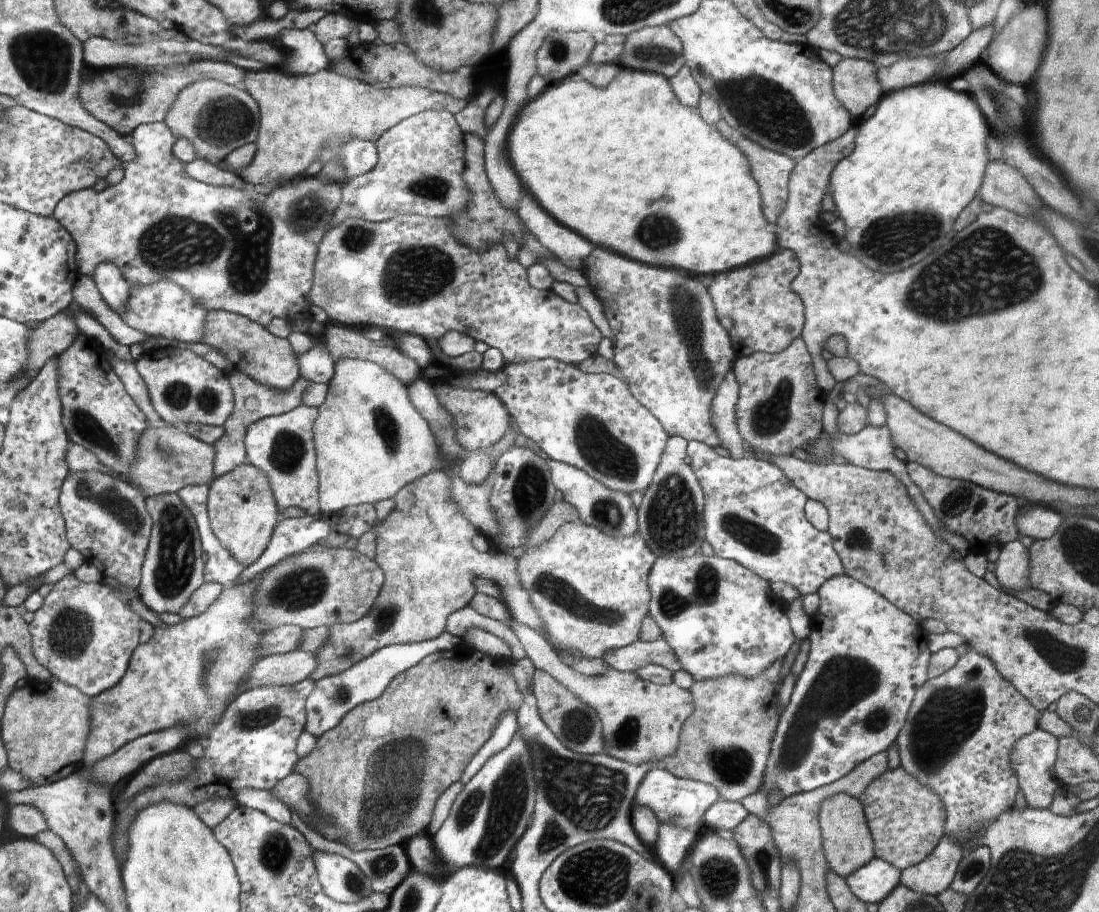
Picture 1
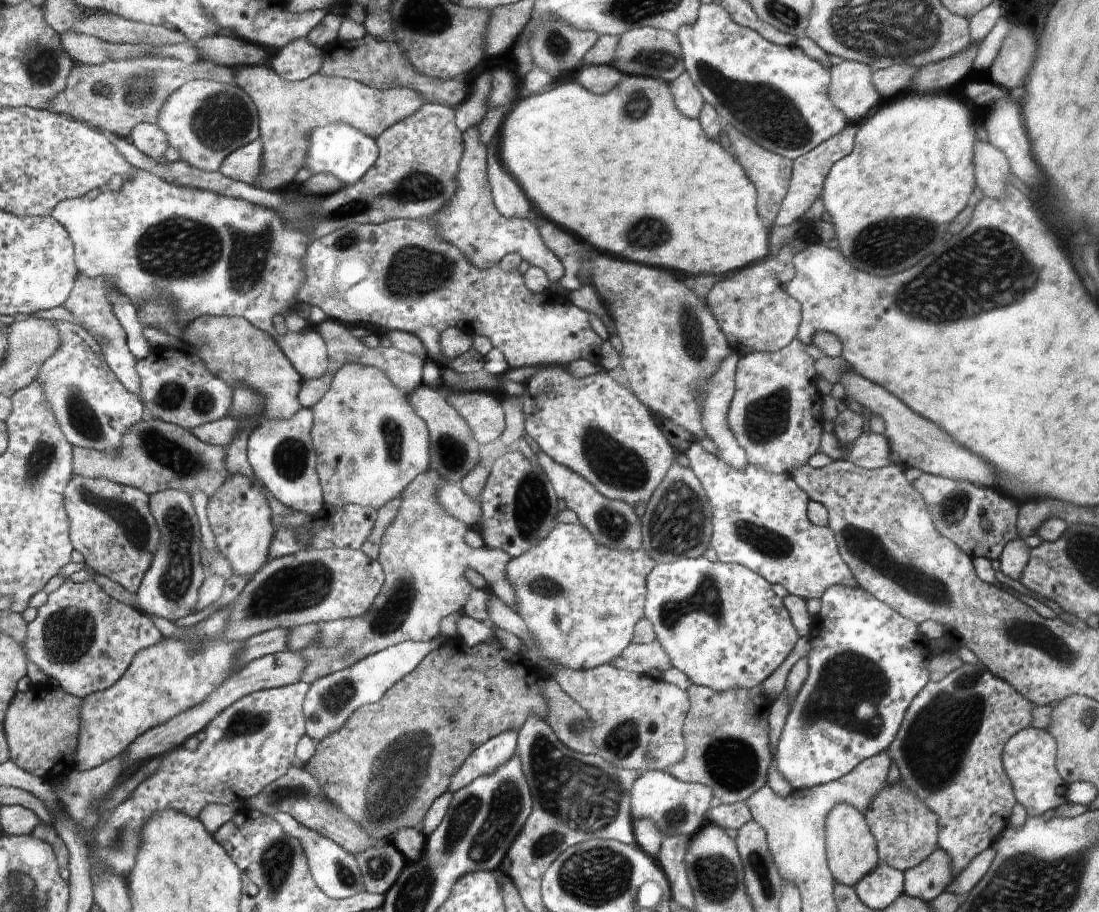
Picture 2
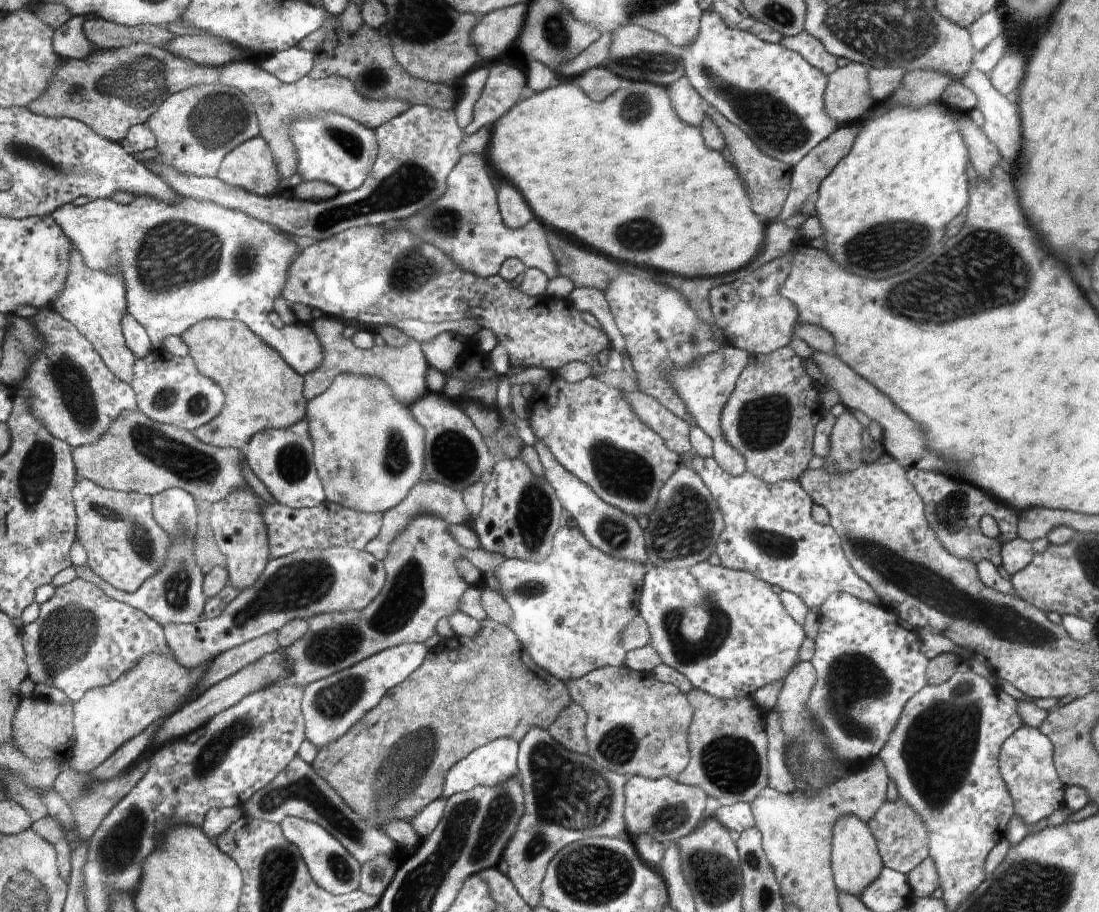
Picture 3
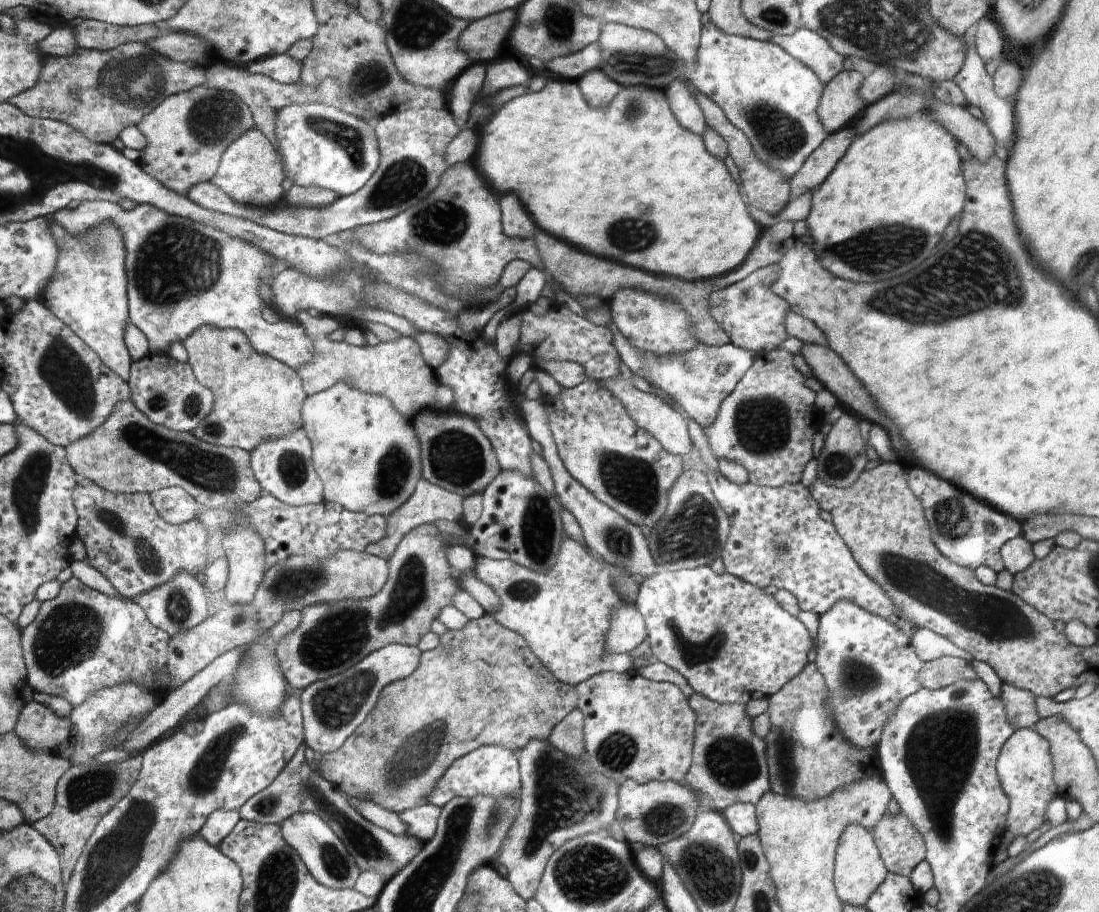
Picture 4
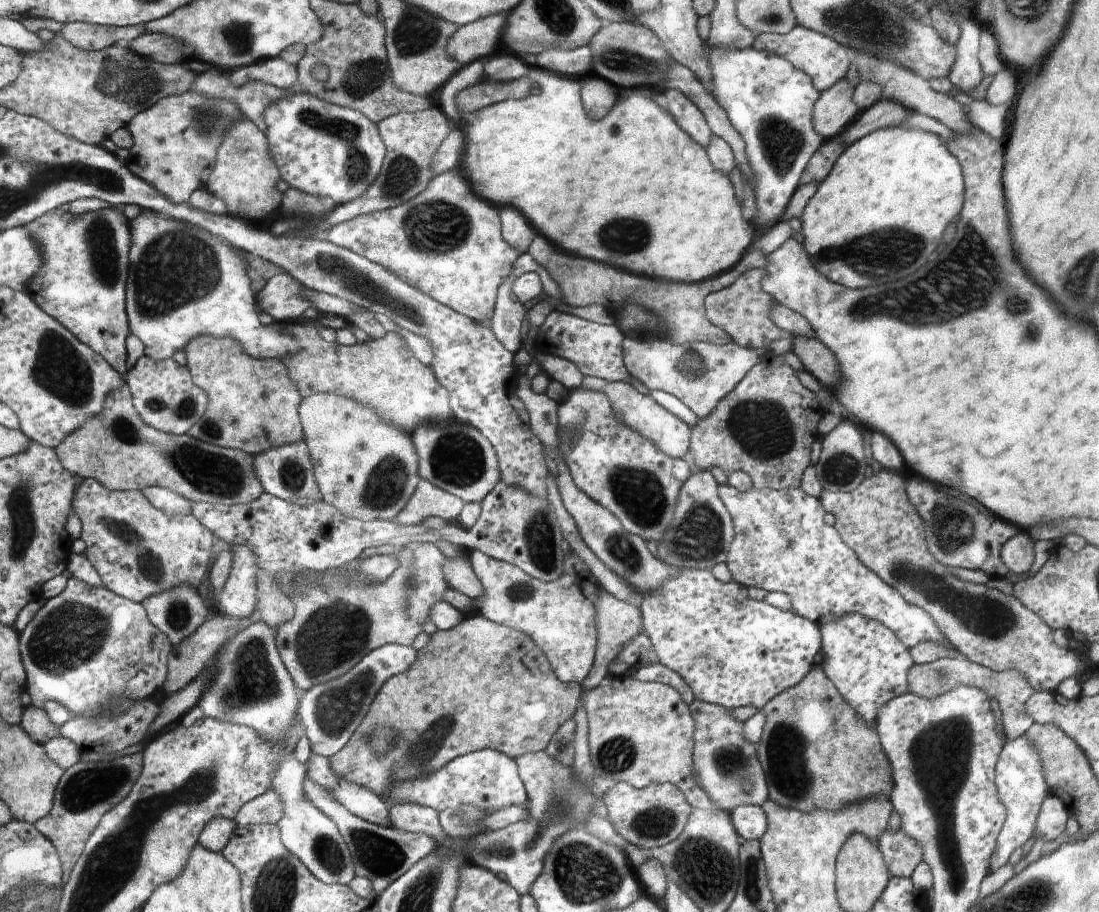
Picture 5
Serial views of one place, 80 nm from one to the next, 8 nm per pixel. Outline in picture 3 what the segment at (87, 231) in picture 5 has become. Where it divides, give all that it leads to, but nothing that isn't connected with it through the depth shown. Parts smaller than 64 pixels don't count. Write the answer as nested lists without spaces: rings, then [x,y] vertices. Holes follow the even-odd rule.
[[[74,244],[71,254],[71,272],[65,283],[63,294],[54,302],[51,309],[74,323],[99,354],[116,378],[130,384],[135,378],[134,352],[127,346],[123,337],[123,316],[127,312],[126,290],[120,273],[110,275],[106,271],[95,271],[87,267]]]

